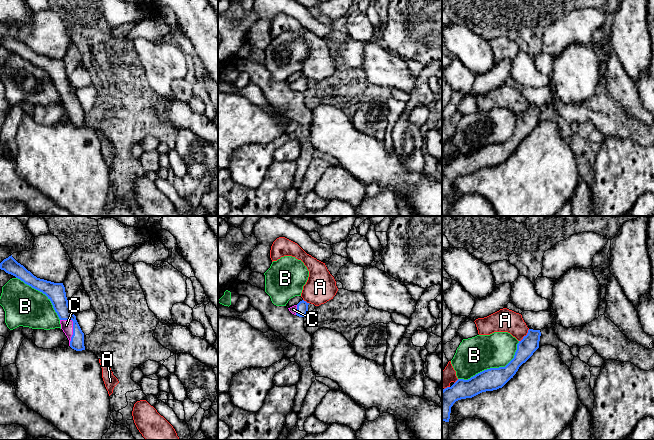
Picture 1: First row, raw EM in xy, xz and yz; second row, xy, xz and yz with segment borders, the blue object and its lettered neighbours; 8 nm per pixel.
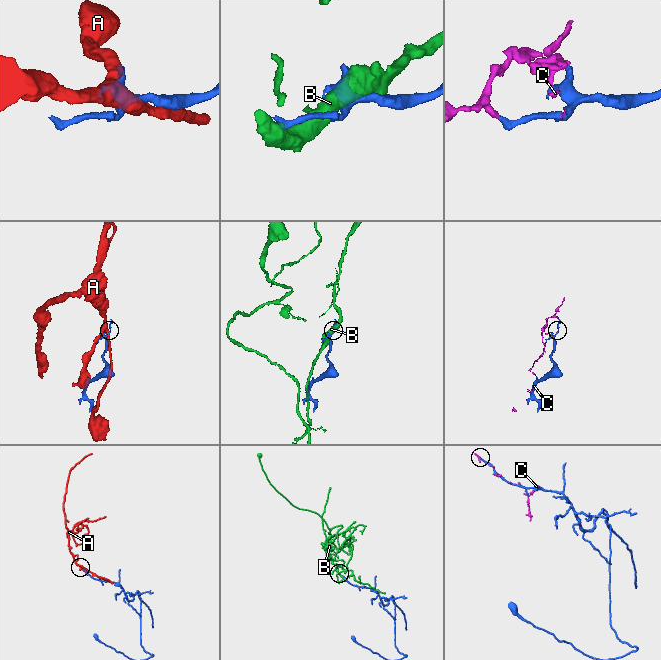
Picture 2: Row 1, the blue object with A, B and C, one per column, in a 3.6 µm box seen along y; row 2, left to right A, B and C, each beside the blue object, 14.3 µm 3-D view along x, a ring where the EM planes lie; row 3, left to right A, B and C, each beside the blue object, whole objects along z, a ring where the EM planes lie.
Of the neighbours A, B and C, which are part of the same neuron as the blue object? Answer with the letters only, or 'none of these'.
C

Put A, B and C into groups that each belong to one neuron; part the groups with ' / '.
A / B / C

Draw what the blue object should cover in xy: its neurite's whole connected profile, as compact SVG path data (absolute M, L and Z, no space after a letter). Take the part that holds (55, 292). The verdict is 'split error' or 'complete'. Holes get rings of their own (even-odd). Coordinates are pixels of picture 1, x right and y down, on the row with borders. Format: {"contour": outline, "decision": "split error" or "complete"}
{"contour": "M12 255L0 263L0 269L45 294L51 301L60 319L61 329L69 340L69 346L76 351L85 350L84 333L68 305L63 283L54 283L37 278L23 265L18 263Z", "decision": "split error"}

